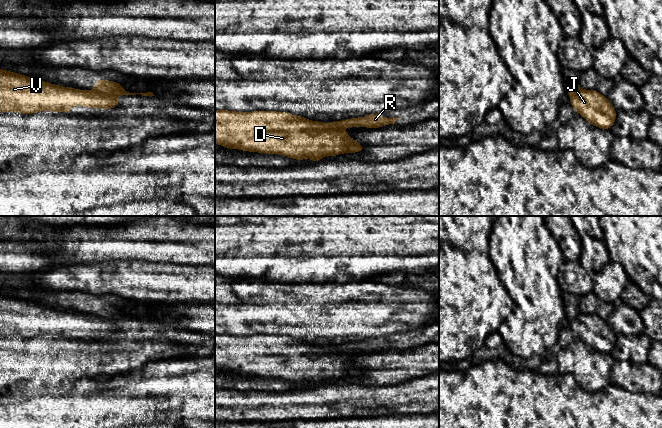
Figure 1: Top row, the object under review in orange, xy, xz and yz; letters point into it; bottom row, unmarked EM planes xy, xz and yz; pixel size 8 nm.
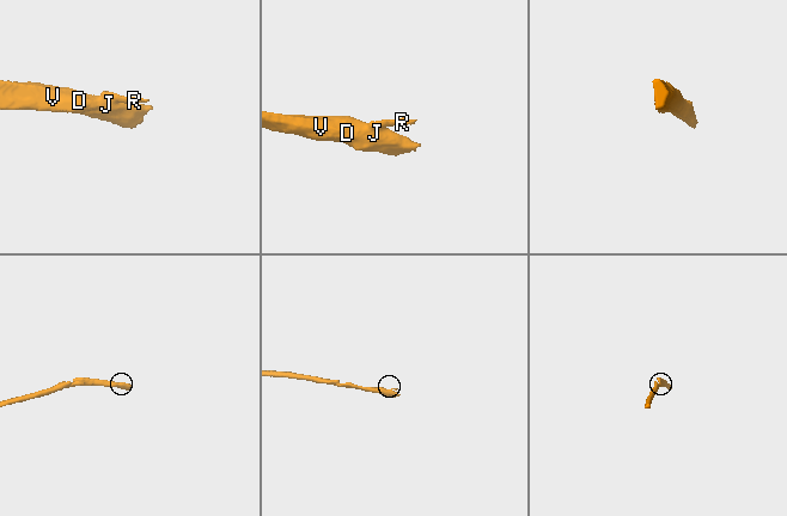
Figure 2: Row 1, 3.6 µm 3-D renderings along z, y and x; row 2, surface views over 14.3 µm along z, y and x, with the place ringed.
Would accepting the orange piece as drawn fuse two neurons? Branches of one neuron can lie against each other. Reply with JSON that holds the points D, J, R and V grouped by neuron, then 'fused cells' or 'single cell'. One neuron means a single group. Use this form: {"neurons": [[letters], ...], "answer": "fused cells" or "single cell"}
{"neurons": [["D", "J", "V"], ["R"]], "answer": "fused cells"}

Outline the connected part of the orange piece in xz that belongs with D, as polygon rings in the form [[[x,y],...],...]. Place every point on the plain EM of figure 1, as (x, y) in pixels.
[[[215,334],[215,367],[228,373],[278,378],[295,384],[309,382],[313,384],[313,388],[324,380],[364,374],[364,371],[342,352],[330,351],[327,347],[311,345],[288,336],[270,334],[252,336]]]

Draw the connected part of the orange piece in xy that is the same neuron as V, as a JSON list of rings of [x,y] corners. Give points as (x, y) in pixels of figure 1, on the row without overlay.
[[[0,293],[0,336],[32,338],[66,336],[73,330],[109,334],[121,329],[117,320],[92,313],[85,315],[47,307],[40,303]]]

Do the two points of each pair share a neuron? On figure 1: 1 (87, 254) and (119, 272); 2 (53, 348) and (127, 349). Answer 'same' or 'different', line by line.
1: different
2: same

